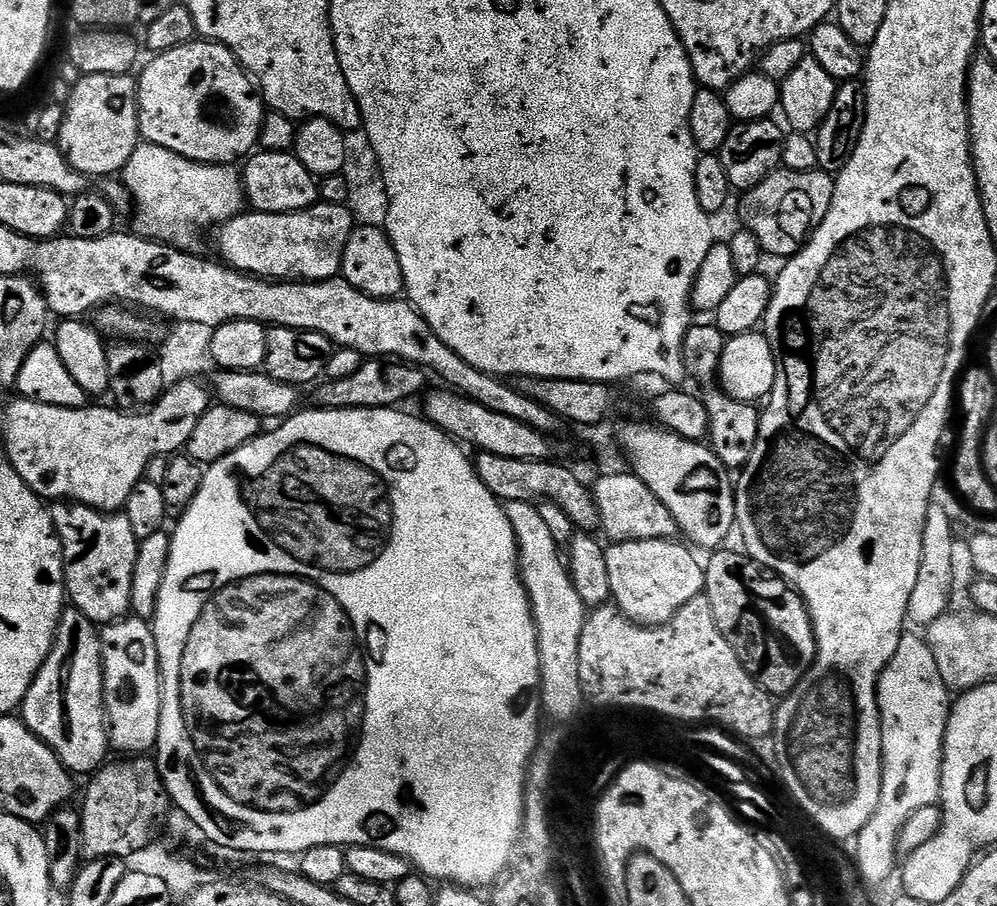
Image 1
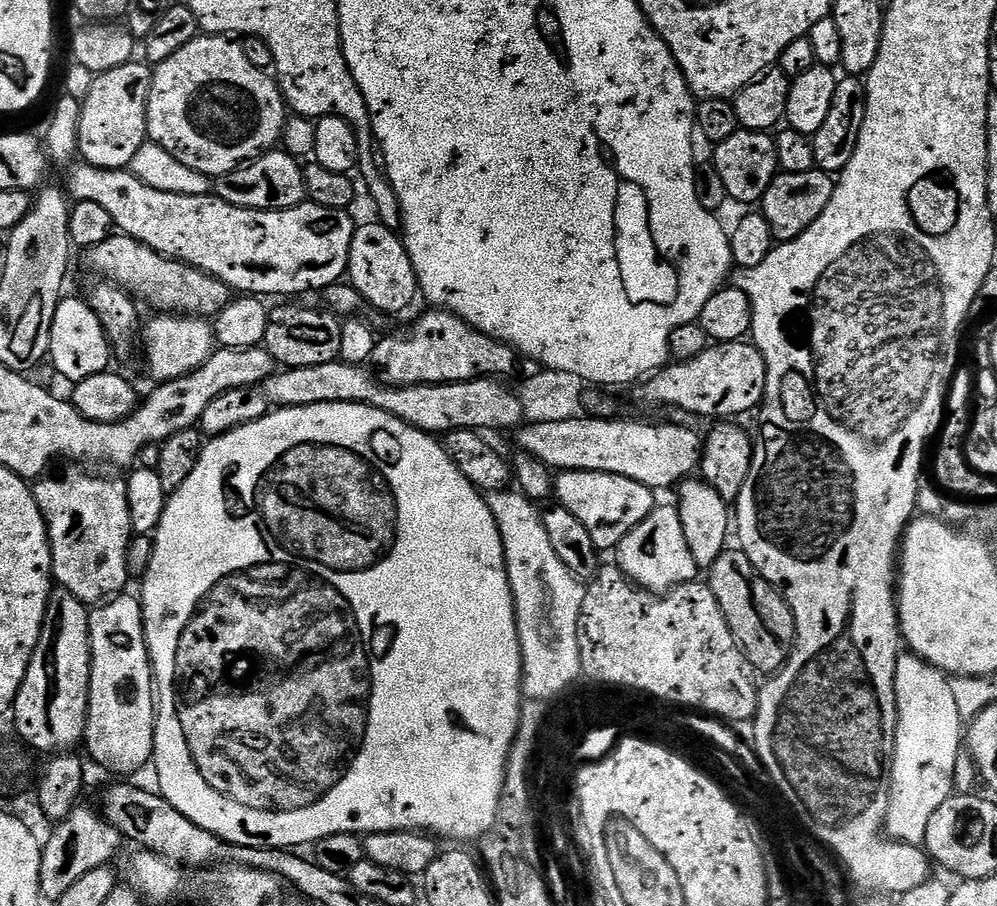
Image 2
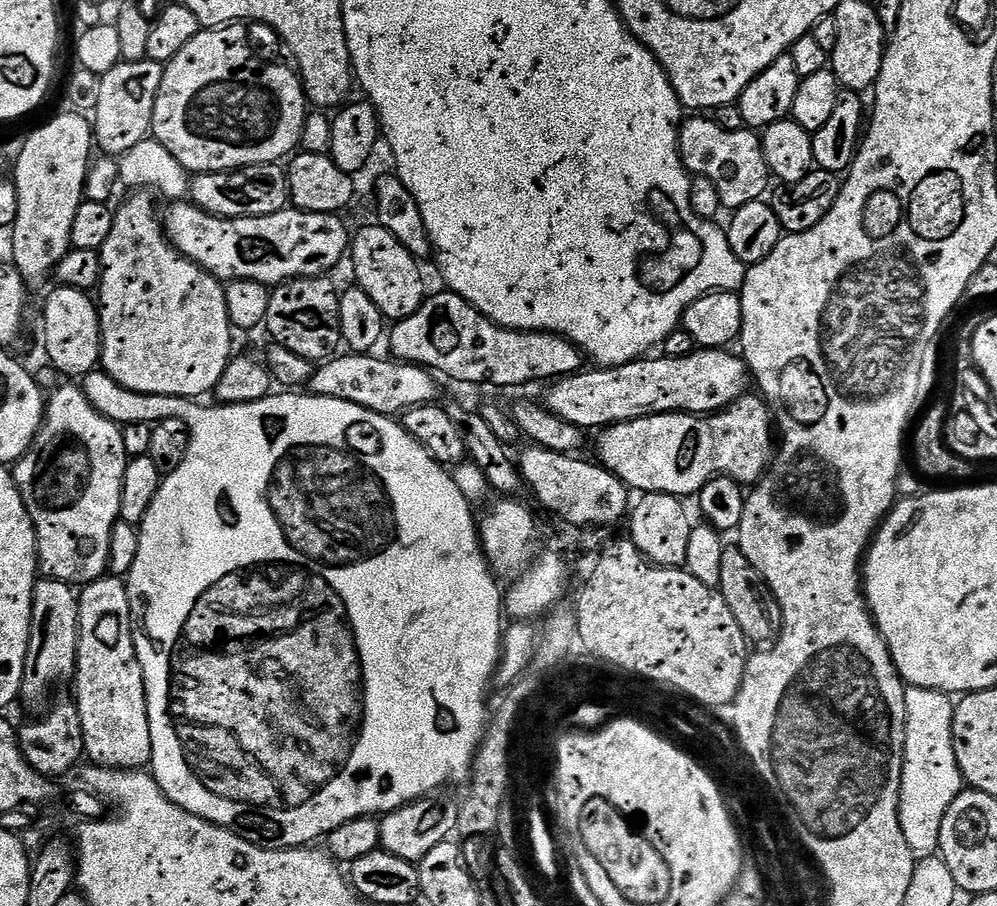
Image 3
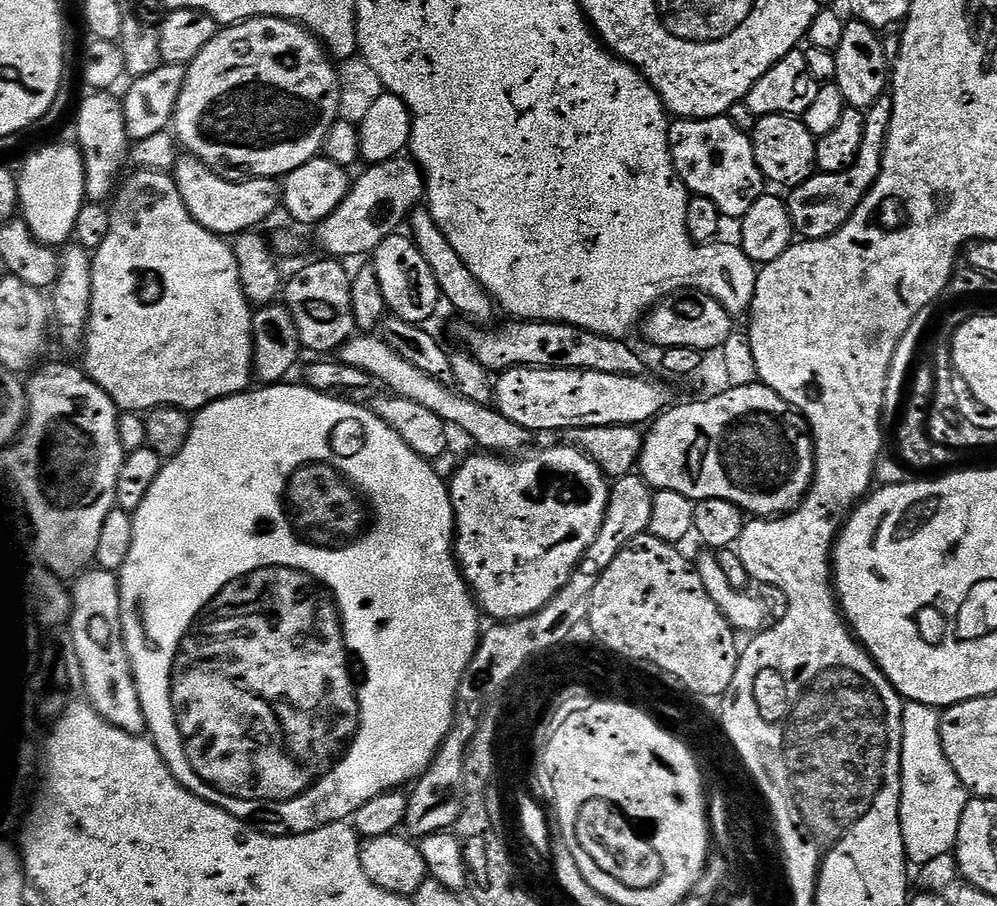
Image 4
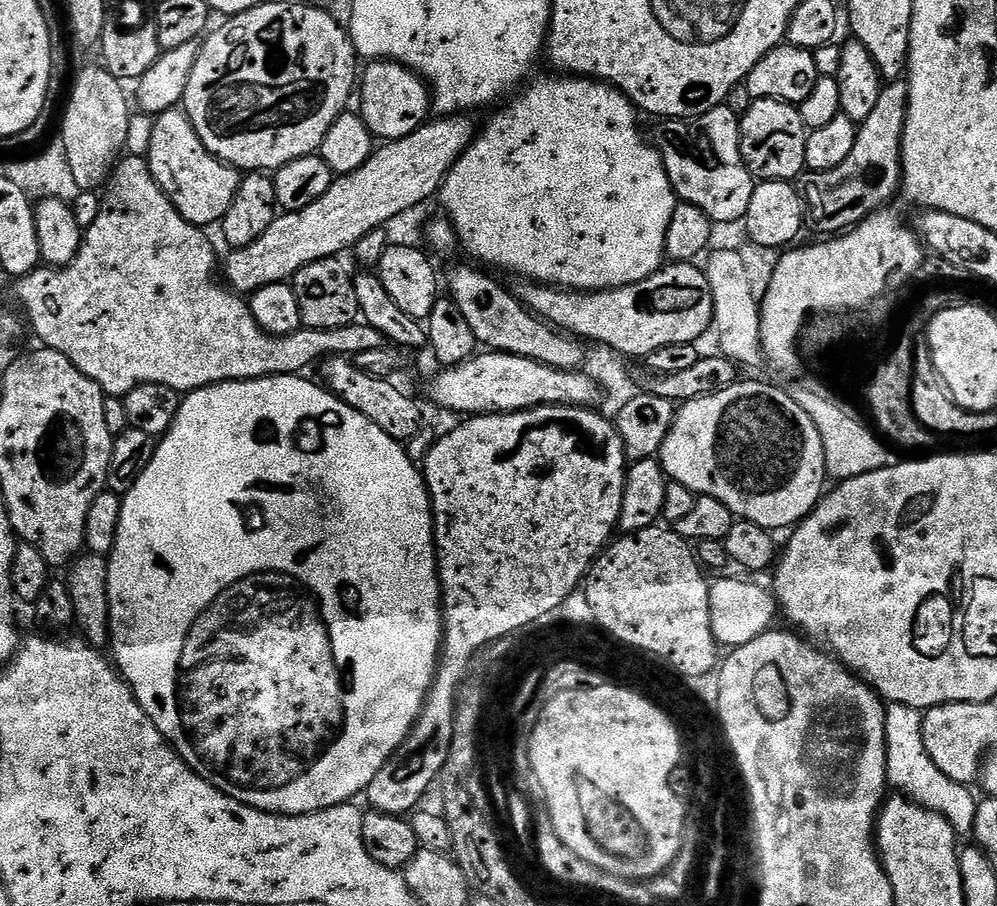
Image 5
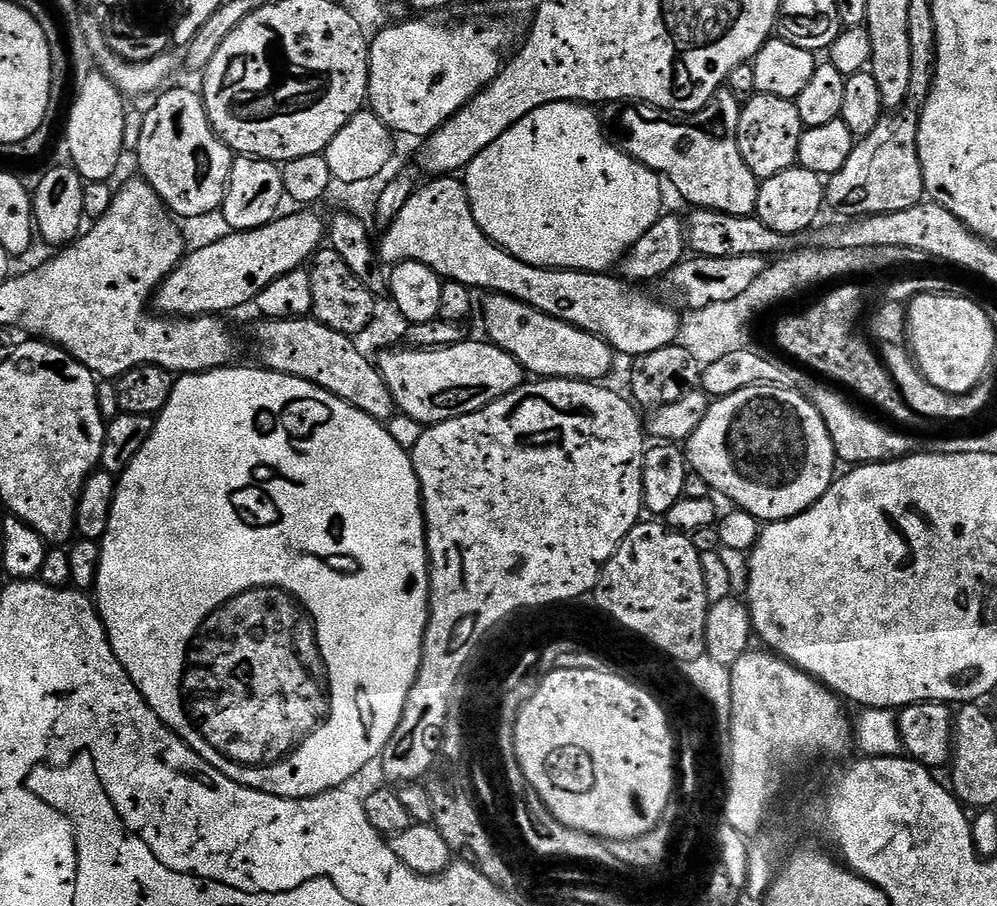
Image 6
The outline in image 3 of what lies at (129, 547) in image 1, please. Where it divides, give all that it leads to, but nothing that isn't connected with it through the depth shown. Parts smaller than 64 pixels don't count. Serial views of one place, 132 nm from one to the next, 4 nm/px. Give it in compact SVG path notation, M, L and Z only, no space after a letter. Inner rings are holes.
M68 382L65 388L57 390L53 396L49 395L46 400L46 411L44 422L40 426L40 432L34 438L34 442L29 446L28 453L21 460L17 460L14 465L14 479L18 490L22 494L22 502L30 514L32 524L36 527L36 554L39 567L45 577L61 580L73 586L83 586L92 584L100 580L108 572L108 559L110 558L110 534L114 530L117 520L120 519L120 507L122 506L122 478L126 474L126 466L130 457L126 454L126 442L122 442L121 425L104 417L102 413L90 404L90 400L84 393L83 387Z

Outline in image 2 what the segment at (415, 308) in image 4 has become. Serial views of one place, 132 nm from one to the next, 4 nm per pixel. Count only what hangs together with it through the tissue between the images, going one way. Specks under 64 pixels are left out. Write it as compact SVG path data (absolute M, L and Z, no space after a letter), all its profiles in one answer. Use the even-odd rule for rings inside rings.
M379 222L371 223L361 223L350 242L347 279L367 307L369 304L380 312L404 312L418 296L410 254L404 249L403 239L393 229Z

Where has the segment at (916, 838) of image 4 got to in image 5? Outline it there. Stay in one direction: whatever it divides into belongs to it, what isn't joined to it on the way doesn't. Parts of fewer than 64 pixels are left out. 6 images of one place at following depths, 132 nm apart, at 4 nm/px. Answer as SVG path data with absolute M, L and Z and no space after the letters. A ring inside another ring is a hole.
M889 703L887 705L886 770L889 785L897 793L907 796L912 803L942 814L942 818L950 822L957 837L971 837L976 817L977 797L972 797L973 789L969 785L954 782L954 778L946 778L946 774L942 774L942 770L934 766L930 754L926 754L926 742L922 742L923 721L919 708L911 708L909 704Z

